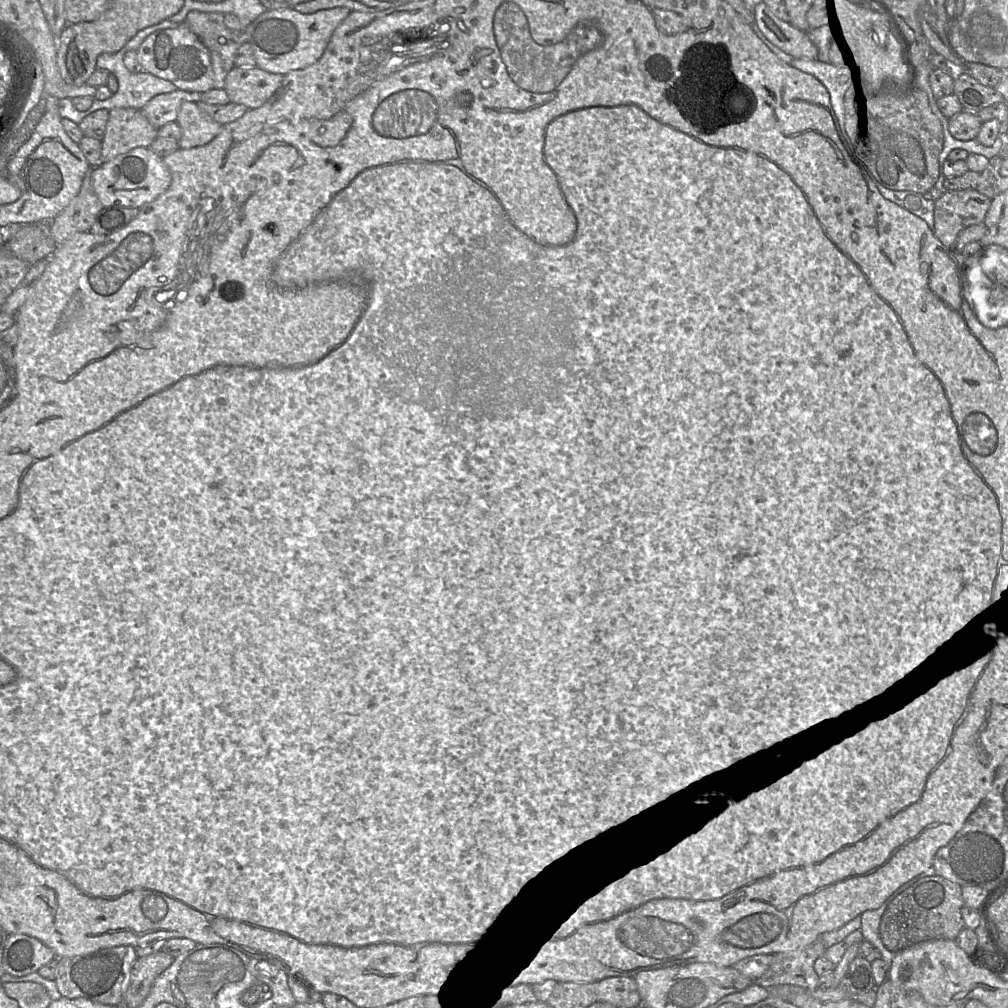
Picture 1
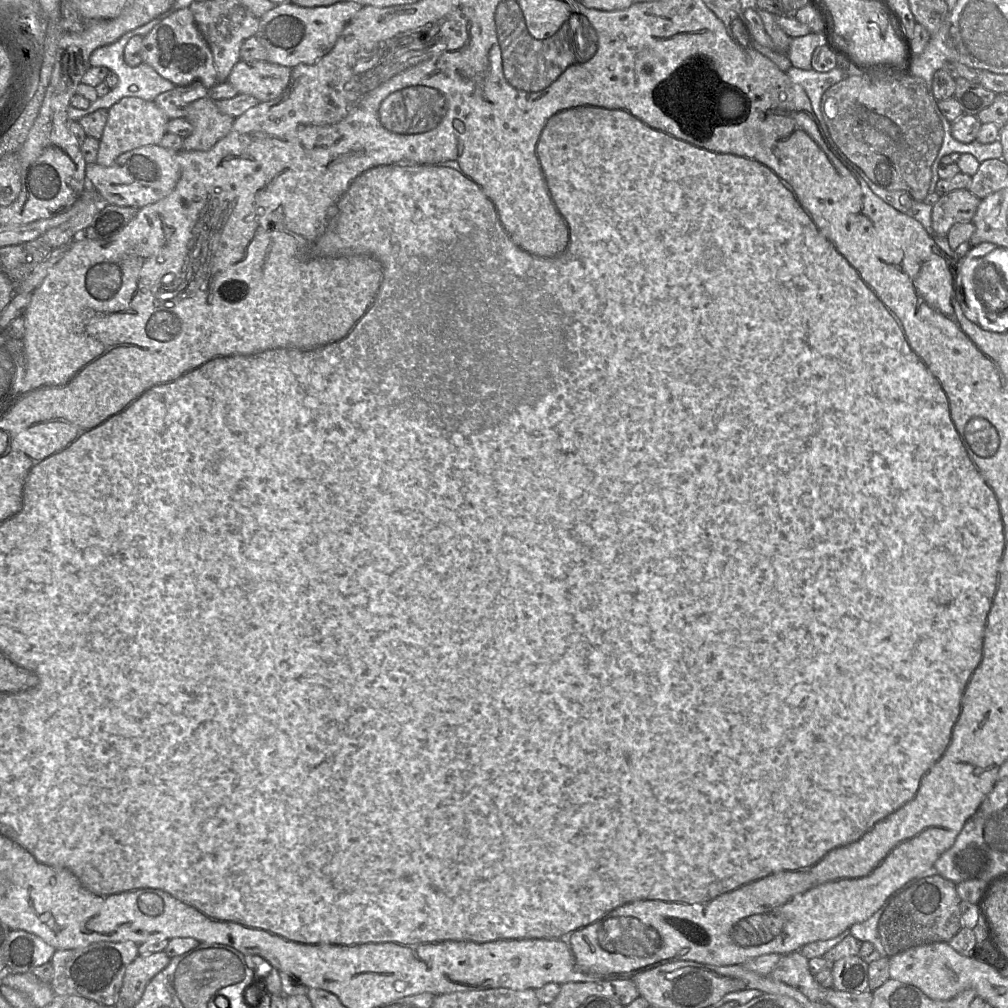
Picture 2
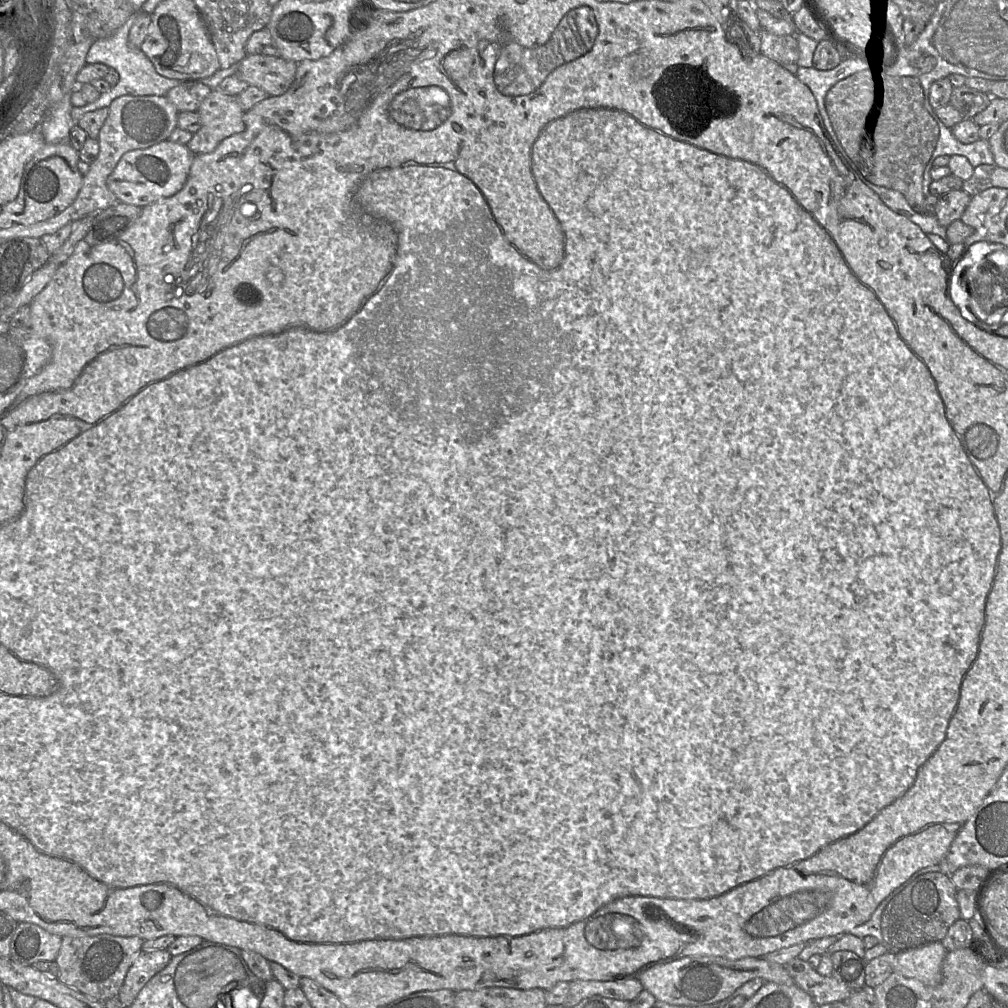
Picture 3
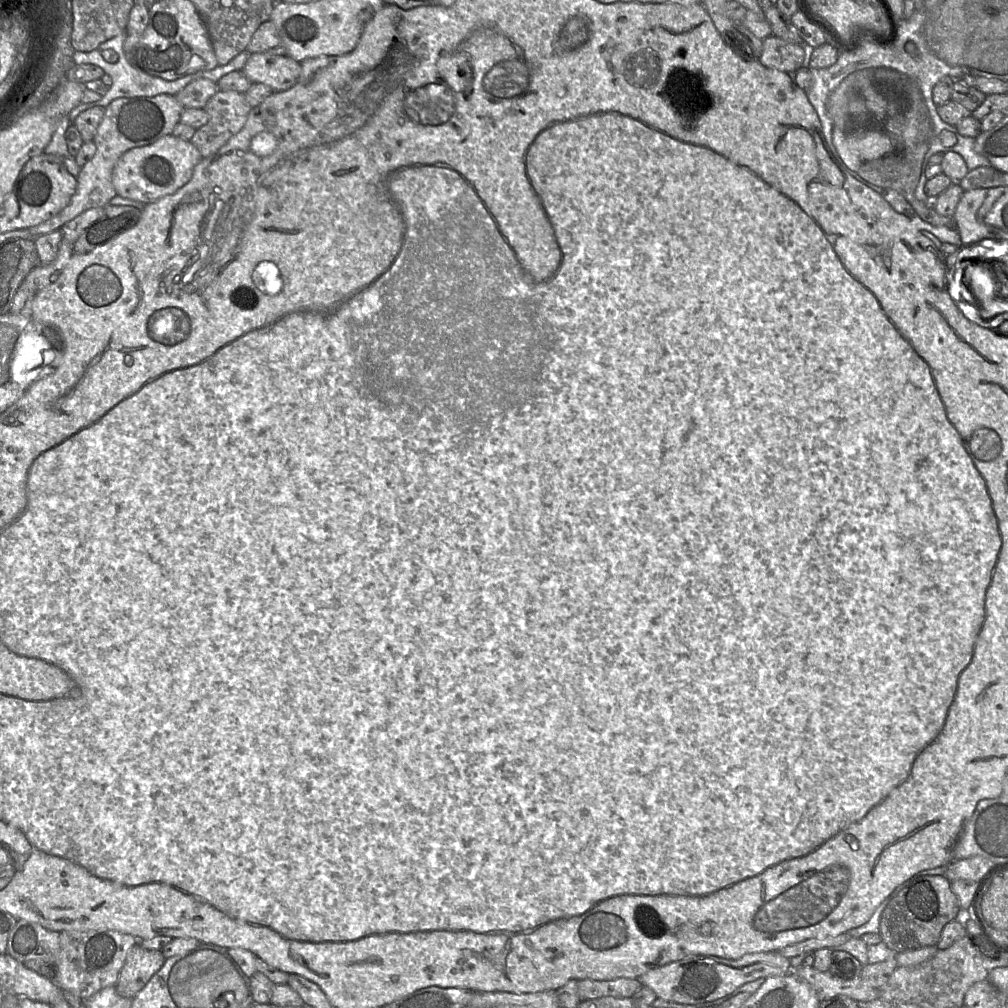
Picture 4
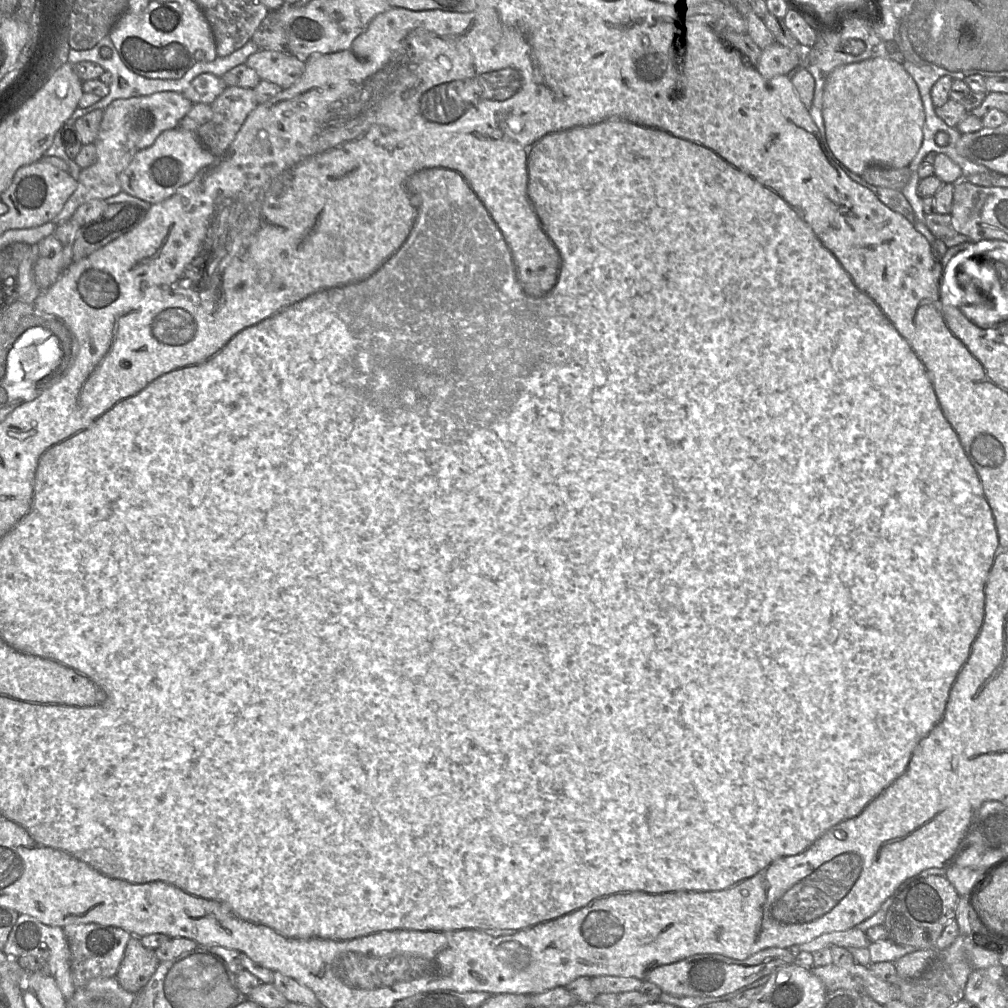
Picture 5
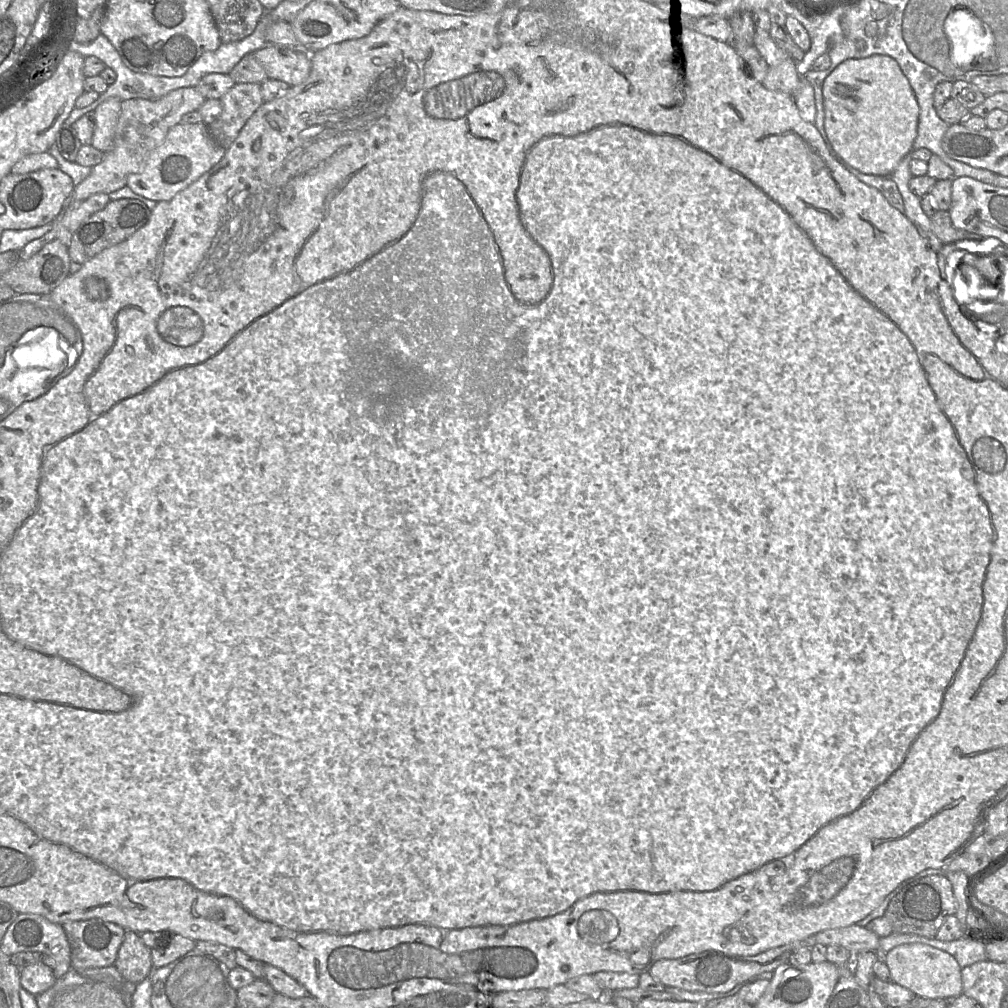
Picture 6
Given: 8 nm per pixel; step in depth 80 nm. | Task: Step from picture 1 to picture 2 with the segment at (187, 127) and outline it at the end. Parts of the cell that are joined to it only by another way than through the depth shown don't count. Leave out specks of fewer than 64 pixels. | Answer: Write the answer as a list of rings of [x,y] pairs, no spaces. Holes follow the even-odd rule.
[[[208,96],[188,106],[186,119],[193,126],[192,133],[184,138],[183,149],[186,151],[209,150],[231,131],[235,120],[221,112]]]

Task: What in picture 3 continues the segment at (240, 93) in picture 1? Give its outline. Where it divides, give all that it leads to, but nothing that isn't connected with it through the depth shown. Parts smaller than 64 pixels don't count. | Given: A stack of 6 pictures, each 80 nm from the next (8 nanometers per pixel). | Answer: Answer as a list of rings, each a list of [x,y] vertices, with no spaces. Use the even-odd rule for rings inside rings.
[[[246,55],[235,74],[249,86],[259,87],[269,96],[279,96],[291,87],[296,70],[296,62],[280,56]]]

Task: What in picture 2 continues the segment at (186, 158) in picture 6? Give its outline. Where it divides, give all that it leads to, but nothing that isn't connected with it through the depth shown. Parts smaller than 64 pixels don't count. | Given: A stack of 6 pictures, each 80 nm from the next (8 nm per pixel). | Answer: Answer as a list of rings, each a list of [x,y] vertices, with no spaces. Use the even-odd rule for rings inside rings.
[[[159,144],[142,146],[117,157],[110,166],[87,163],[86,180],[99,194],[104,204],[130,206],[138,209],[167,196],[176,186],[180,169],[176,153]]]

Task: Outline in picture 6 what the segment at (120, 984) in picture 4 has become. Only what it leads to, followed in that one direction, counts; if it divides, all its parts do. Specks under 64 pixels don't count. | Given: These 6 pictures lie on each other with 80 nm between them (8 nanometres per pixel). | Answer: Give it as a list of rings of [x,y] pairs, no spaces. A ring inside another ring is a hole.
[[[126,930],[114,965],[125,980],[138,984],[149,977],[153,971],[151,949],[143,943],[138,933]]]

